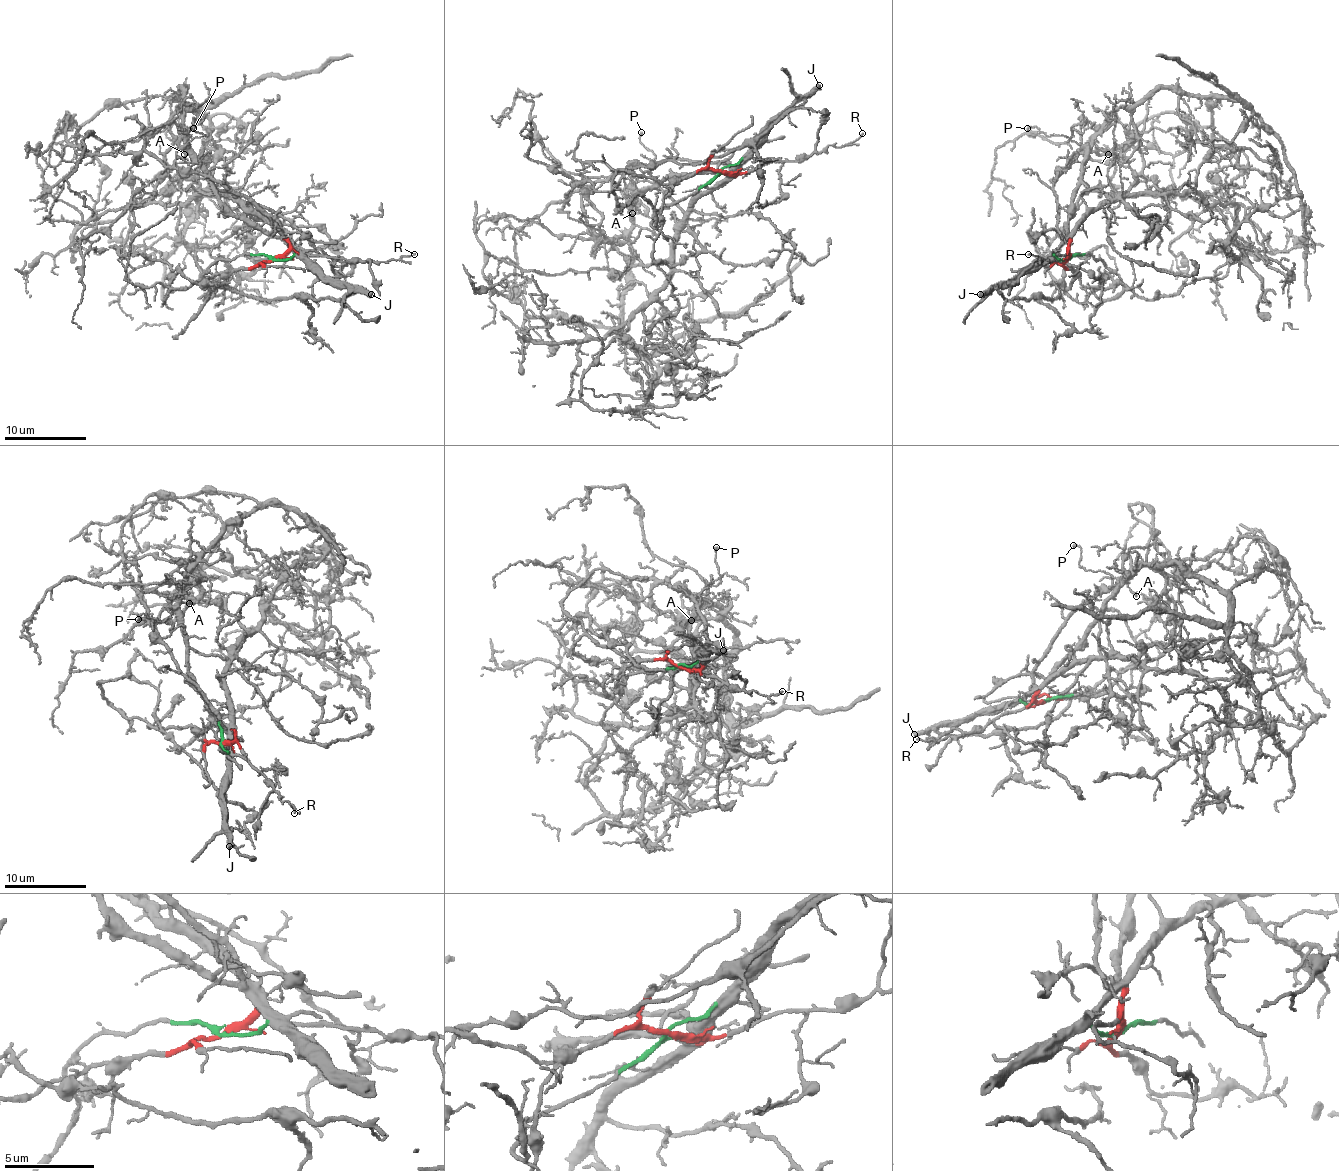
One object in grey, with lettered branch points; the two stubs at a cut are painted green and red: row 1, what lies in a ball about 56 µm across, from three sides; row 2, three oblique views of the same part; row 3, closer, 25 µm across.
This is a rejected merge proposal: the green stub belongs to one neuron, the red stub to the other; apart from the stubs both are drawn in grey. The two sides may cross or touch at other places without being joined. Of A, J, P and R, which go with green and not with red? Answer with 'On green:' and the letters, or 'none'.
On green: J

